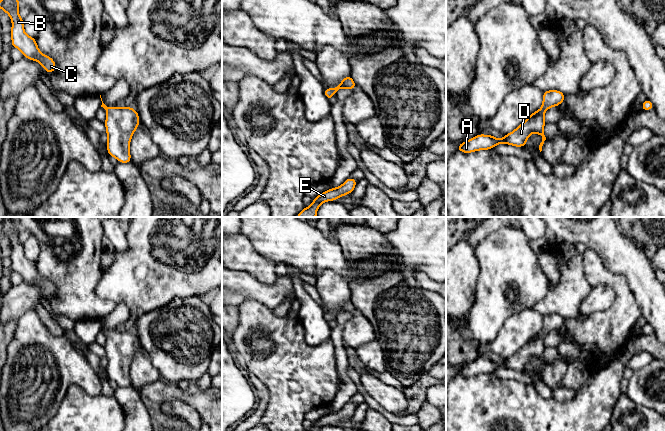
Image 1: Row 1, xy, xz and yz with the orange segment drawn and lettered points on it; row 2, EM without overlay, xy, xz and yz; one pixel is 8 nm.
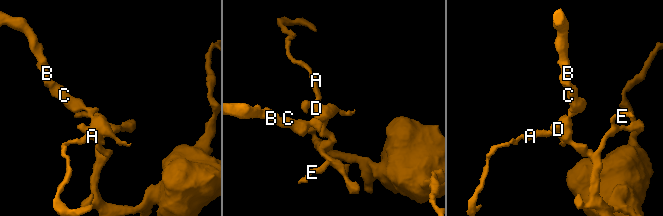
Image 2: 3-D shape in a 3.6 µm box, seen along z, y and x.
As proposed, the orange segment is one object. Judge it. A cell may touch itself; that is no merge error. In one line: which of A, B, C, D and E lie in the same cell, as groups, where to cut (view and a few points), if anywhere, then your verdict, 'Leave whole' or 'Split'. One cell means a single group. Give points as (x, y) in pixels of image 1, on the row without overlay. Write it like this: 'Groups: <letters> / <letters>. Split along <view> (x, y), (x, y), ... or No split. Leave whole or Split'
Groups: A B C D E. No split. Leave whole

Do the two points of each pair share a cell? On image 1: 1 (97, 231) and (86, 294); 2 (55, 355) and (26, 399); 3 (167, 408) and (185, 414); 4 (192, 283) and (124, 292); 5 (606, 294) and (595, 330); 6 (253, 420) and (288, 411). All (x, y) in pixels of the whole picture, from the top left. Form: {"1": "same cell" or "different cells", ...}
{"1": "same cell", "2": "same cell", "3": "same cell", "4": "same cell", "5": "different cells", "6": "different cells"}

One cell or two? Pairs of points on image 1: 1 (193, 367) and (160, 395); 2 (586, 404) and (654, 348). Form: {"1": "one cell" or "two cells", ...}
{"1": "two cells", "2": "two cells"}

